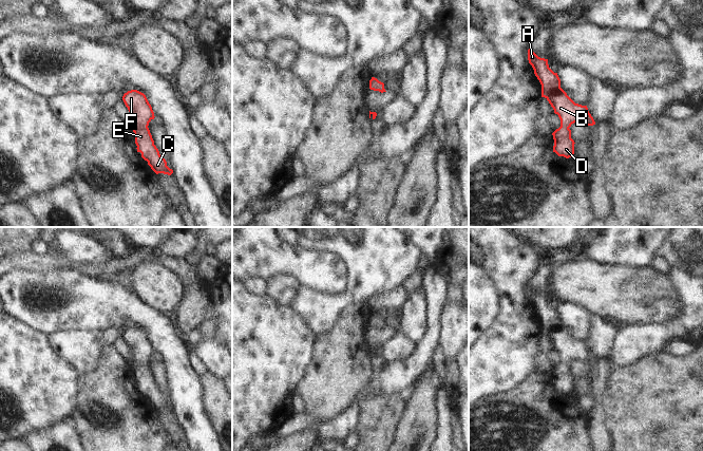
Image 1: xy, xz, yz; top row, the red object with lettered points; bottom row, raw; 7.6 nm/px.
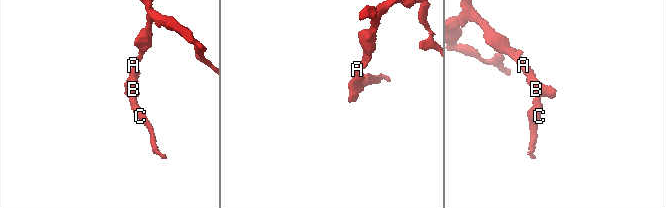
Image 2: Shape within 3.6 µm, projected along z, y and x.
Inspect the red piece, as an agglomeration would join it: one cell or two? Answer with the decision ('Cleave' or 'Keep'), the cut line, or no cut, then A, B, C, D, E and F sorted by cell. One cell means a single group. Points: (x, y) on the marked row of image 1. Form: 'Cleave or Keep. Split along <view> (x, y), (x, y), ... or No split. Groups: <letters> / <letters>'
Keep. No split. Groups: A B C D E F

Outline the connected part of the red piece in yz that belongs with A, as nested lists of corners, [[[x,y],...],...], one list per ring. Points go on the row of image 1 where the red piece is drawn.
[[[528,50],[528,60],[534,70],[534,74],[542,84],[542,97],[545,97],[554,110],[554,113],[558,115],[560,119],[560,127],[556,129],[552,135],[554,139],[553,152],[558,156],[566,158],[571,157],[574,154],[574,140],[571,138],[571,130],[569,129],[572,124],[582,124],[587,126],[595,125],[595,121],[588,111],[587,106],[575,104],[567,93],[560,88],[560,79],[557,73],[554,73],[548,64],[548,59],[538,57],[532,50]]]

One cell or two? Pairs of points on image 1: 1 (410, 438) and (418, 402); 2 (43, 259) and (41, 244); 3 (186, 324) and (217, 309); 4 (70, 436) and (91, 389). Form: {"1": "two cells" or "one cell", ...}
{"1": "one cell", "2": "two cells", "3": "two cells", "4": "two cells"}

